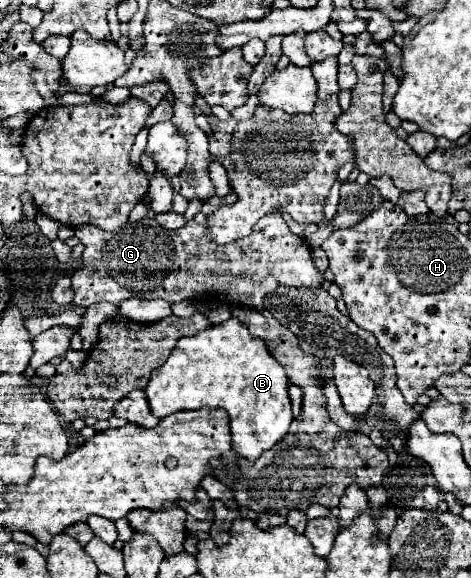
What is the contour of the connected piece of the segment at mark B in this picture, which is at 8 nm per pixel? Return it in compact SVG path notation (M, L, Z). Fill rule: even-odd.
M231 317L223 325L181 337L169 359L153 371L145 395L155 417L165 417L179 409L225 409L231 419L233 449L239 457L255 461L289 431L293 413L287 389L285 367L271 355L265 341L251 337L247 327L237 317Z

